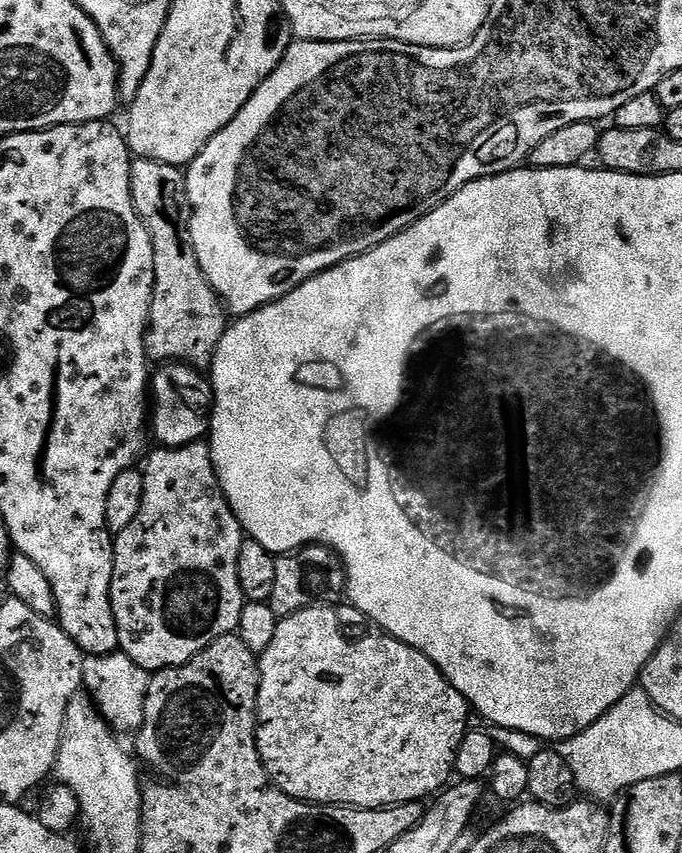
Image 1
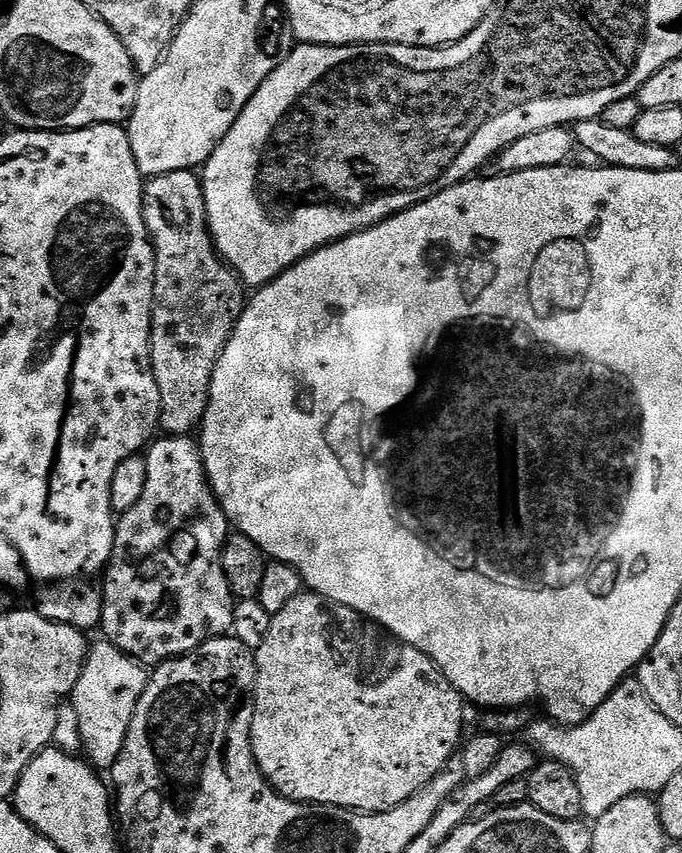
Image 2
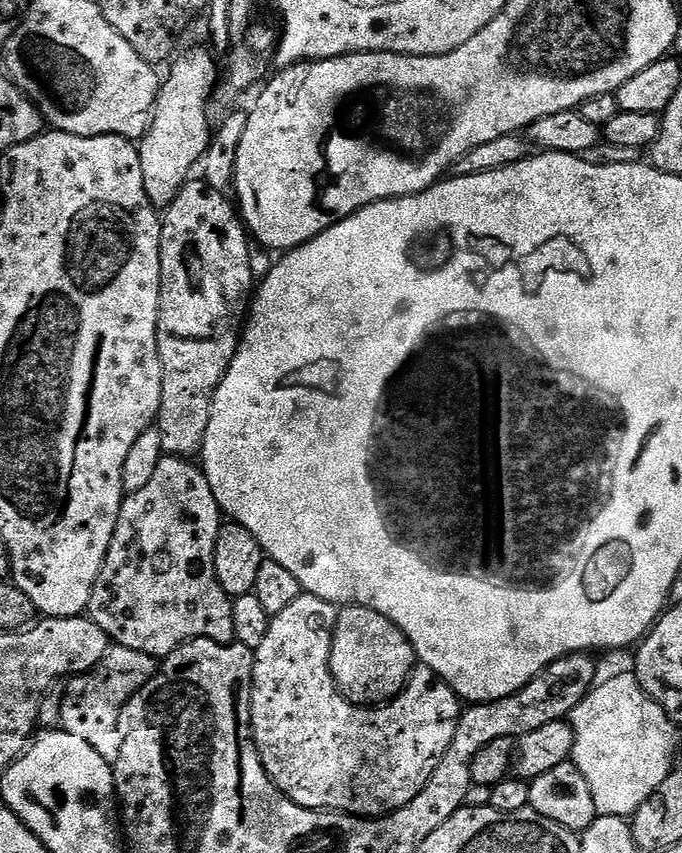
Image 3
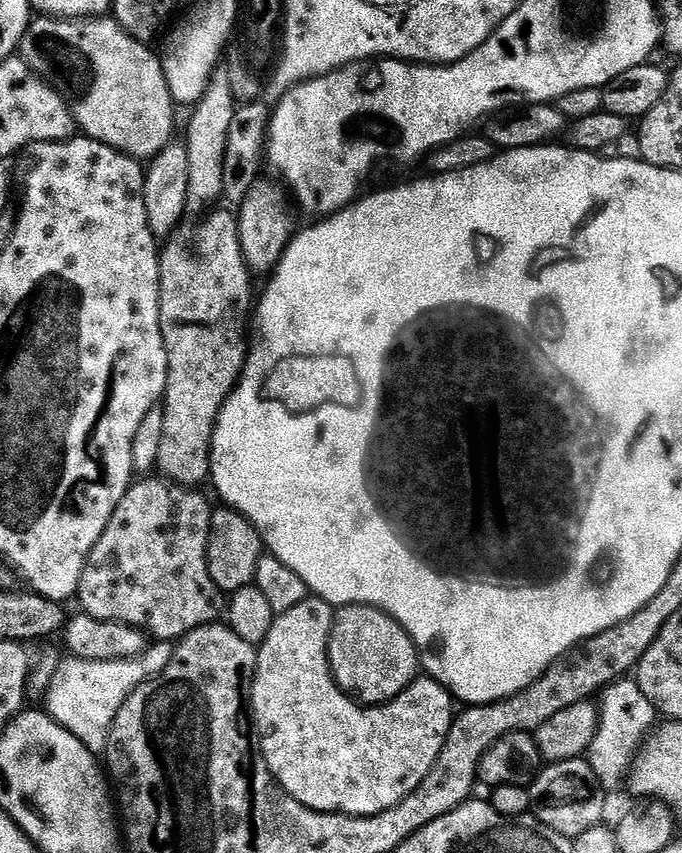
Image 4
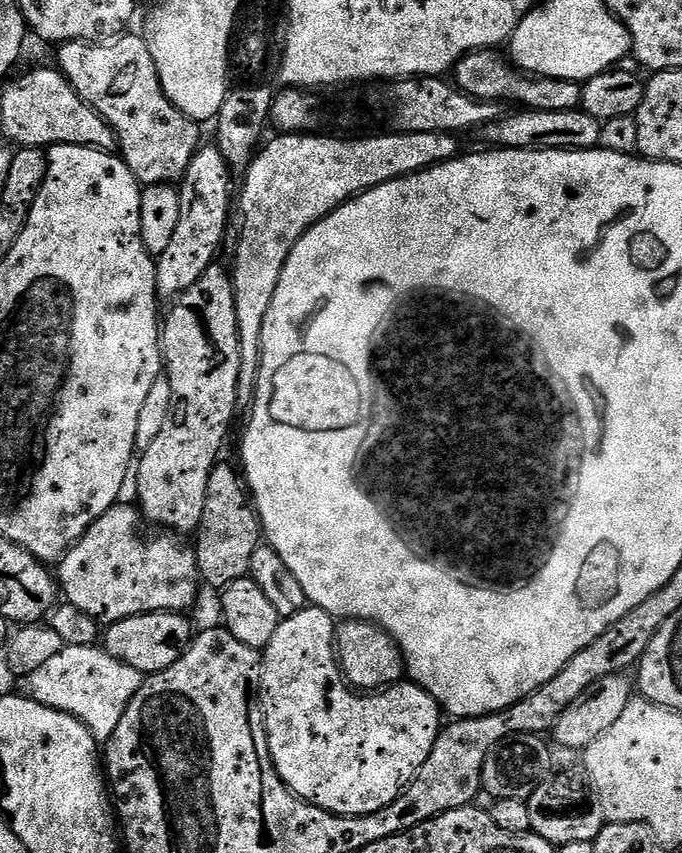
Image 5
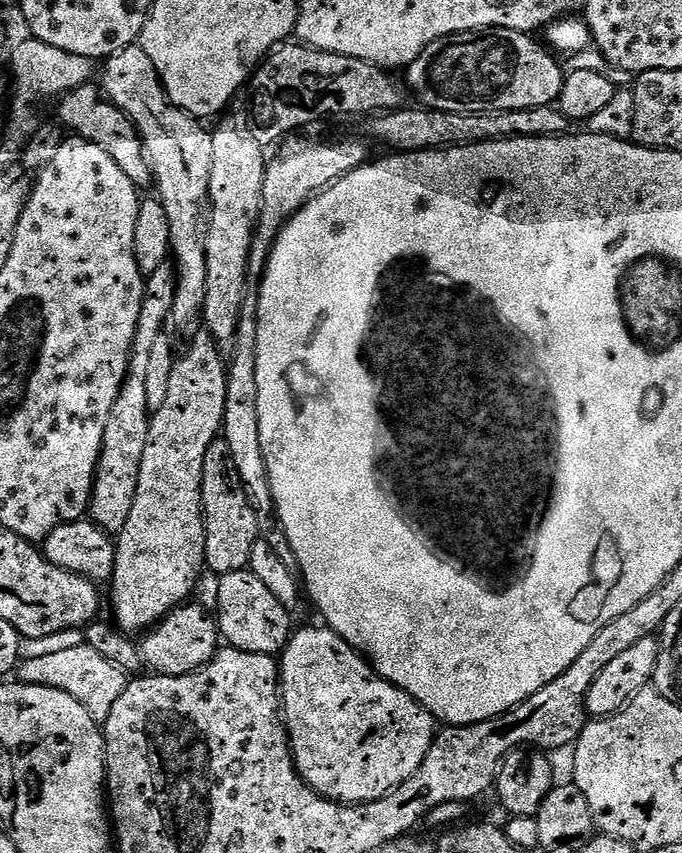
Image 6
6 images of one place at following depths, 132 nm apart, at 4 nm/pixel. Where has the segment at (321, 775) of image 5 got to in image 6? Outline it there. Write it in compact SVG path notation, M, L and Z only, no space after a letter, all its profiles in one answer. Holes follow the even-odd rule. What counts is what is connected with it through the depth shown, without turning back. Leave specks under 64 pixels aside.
M327 626L320 628L300 628L293 631L292 637L288 639L288 645L284 651L279 653L278 663L280 666L280 702L282 705L282 719L288 733L288 743L292 745L292 760L296 763L296 771L300 779L315 790L319 796L326 800L334 800L337 804L369 804L375 800L381 800L383 796L390 796L392 791L402 782L406 782L422 766L426 754L430 750L432 740L438 731L437 721L424 709L421 704L406 690L386 682L372 669L372 665L356 651L351 648L335 630Z

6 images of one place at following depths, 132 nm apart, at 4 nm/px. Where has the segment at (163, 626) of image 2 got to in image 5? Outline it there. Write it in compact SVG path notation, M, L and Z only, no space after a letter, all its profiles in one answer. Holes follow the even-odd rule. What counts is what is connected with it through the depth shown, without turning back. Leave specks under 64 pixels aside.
M117 502L113 508L106 510L106 514L93 522L84 537L58 562L58 588L63 599L94 617L101 626L117 624L147 612L183 613L188 610L184 608L190 607L199 598L202 589L195 547L176 534L144 537L141 513L133 505L132 509L124 503Z

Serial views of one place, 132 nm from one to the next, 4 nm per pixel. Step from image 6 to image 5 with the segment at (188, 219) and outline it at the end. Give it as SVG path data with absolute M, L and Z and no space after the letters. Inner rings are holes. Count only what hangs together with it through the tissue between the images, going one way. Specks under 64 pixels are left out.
M121 35L111 42L72 40L55 49L57 60L55 63L74 91L115 130L119 155L141 185L179 182L184 179L194 154L202 146L201 125L178 111L170 102L170 98L166 98L160 75L154 66L154 58L150 58L150 50L143 35L128 35Z

